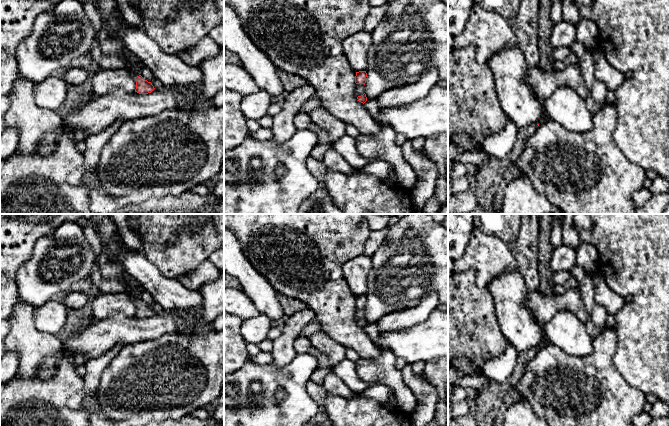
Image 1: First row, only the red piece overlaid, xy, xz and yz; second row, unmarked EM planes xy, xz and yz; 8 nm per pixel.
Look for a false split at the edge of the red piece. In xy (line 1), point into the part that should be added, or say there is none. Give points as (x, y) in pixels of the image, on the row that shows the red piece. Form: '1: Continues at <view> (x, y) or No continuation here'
1: Continues at xy (111, 46)

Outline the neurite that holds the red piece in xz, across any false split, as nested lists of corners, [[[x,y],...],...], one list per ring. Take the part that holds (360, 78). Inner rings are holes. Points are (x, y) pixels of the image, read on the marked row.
[[[366,71],[356,72],[355,83],[356,83],[356,93],[358,95],[357,99],[359,102],[363,104],[367,101],[364,89],[364,85],[366,83],[366,77],[367,77]]]

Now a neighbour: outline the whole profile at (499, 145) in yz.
[[[508,117],[502,131],[488,135],[483,143],[483,150],[497,159],[506,158],[517,142],[518,128]]]

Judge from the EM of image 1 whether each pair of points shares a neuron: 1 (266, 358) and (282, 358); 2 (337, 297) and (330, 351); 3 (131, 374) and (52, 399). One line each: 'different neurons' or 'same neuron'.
1: different neurons
2: different neurons
3: different neurons

